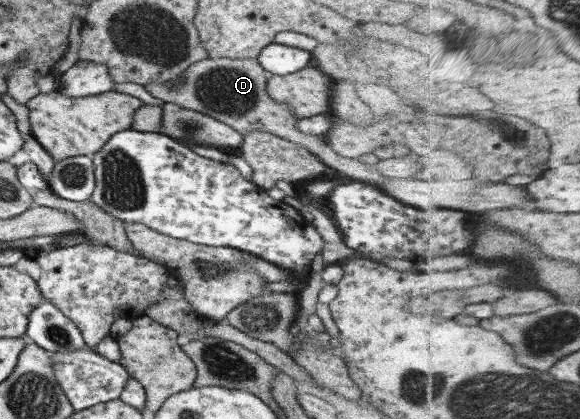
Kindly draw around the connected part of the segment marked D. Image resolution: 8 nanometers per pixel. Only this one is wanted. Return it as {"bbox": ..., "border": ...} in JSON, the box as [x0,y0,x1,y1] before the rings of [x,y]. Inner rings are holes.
{"bbox":[144,58,386,186],"border":[[[209,58],[190,64],[183,72],[171,80],[162,83],[145,84],[144,89],[163,103],[177,104],[180,107],[205,113],[207,116],[229,125],[242,136],[249,131],[269,132],[284,140],[303,146],[320,162],[337,174],[344,175],[372,186],[379,186],[386,182],[372,165],[362,164],[357,159],[348,159],[332,152],[326,145],[323,136],[303,134],[297,130],[297,118],[291,114],[287,104],[275,102],[267,94],[267,79],[272,74],[263,70],[253,58],[229,59]]]}

